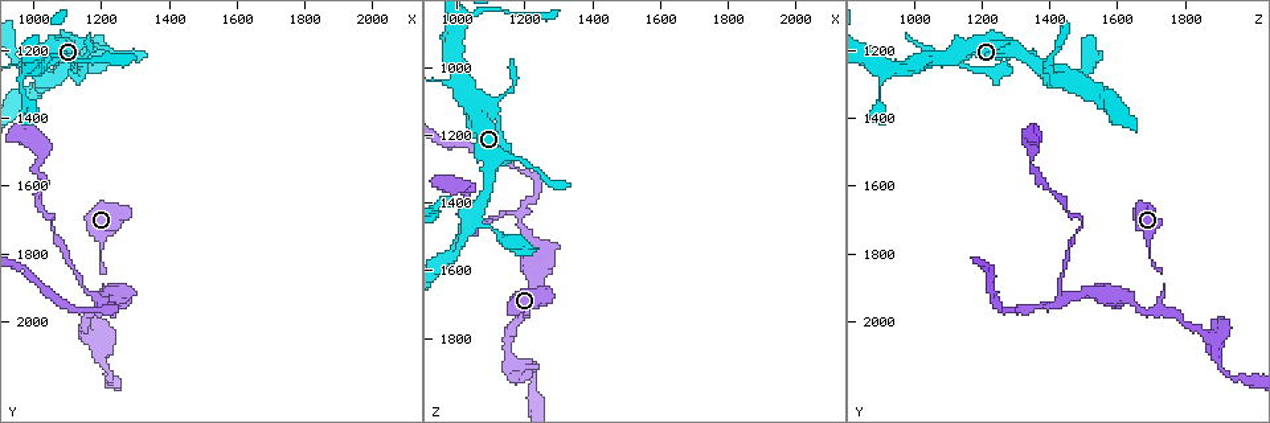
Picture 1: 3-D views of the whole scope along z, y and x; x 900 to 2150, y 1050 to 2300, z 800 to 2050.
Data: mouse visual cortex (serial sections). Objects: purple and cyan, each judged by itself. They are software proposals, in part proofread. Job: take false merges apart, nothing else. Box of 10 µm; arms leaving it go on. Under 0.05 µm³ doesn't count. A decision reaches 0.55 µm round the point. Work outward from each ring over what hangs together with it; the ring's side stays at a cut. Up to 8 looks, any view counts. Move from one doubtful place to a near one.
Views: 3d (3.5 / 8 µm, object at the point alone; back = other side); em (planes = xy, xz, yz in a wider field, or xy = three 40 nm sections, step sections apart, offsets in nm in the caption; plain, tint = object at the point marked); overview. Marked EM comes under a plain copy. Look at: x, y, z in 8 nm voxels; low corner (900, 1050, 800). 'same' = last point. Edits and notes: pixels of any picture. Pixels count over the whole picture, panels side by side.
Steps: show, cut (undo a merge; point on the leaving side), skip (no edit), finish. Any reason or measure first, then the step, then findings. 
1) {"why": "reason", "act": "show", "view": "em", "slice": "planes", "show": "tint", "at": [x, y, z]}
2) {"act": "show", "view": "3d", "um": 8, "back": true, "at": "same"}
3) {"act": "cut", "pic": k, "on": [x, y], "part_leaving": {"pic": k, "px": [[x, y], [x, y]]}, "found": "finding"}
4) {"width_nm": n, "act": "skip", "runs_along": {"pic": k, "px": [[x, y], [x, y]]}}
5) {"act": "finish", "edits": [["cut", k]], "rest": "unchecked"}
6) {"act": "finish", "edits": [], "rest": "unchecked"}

{"why": "four or more arms meet", "act": "show", "view": "3d", "um": 3.5, "at": [1040, 1280, 1450]}

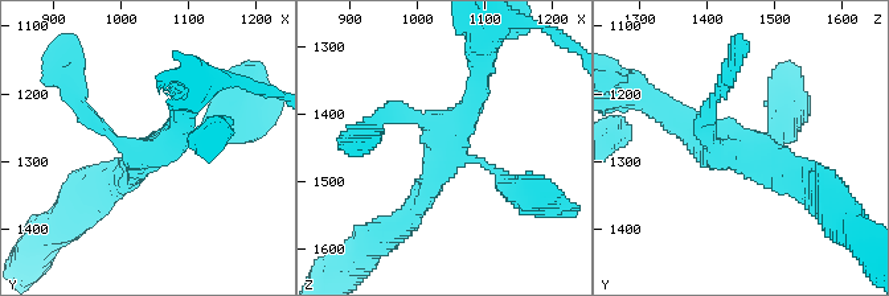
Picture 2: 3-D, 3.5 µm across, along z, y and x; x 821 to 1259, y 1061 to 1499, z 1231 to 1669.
{"why": "shape alone is not enough", "act": "show", "view": "em", "slice": "xy", "step": 1, "show": "tint", "at": [1040, 1290, 1450]}

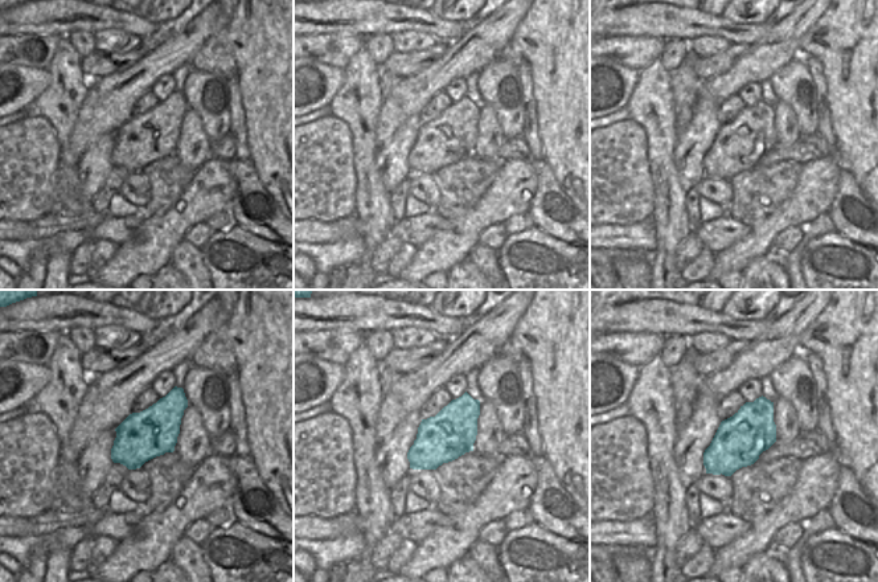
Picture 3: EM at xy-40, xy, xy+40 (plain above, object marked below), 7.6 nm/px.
{"arm_widths_nm": [150, 150, 300, 300], "act": "skip", "runs_along": {"pic": 2, "px": [[478, 82], [408, 217]]}, "found": "one cell here"}

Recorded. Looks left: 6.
{"why": "calibre changes", "act": "show", "view": "3d", "um": 3.5, "back": true, "at": [1200, 1950, 1730]}

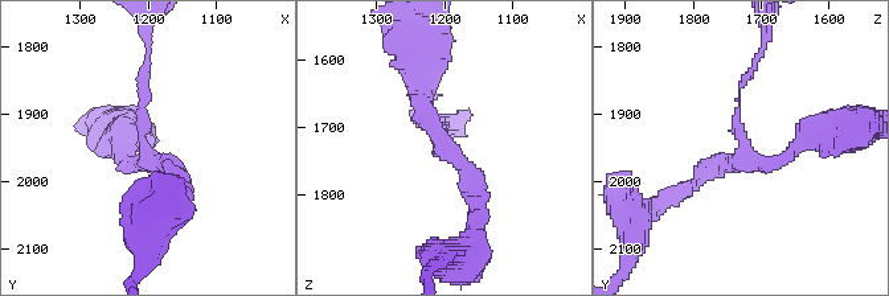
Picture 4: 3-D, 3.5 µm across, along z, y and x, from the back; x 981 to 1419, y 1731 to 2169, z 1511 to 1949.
{"arms": 3, "arm_widths_nm": [100, 150, 200], "act": "show", "view": "em", "slice": "planes", "show": "tint", "at": [1200, 1960, 1725]}

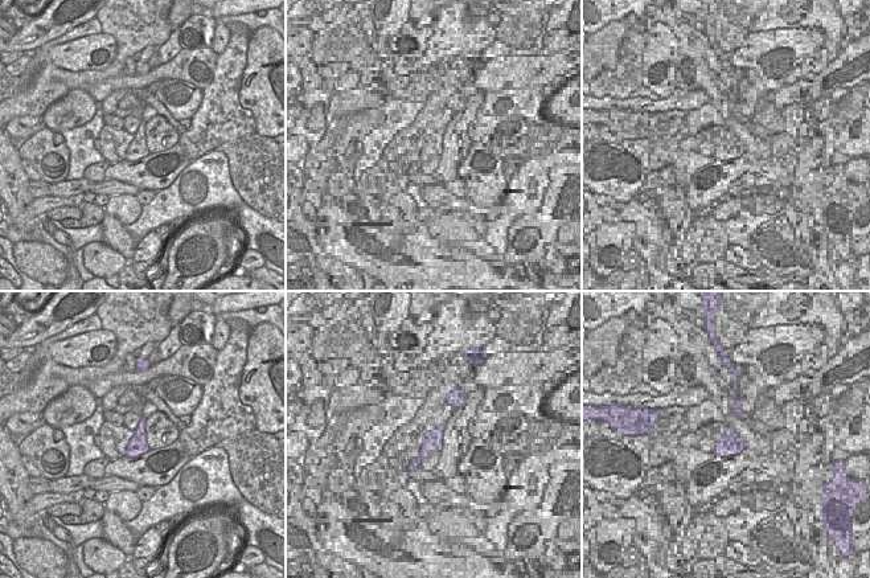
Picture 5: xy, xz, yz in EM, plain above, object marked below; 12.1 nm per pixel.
{"act": "skip", "runs_along": {"pic": 4, "px": [[146, 69], [146, 161], [122, 138]]}, "found": "all the same cell"}

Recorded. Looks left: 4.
{"why": "abrupt turn", "act": "show", "view": "3d", "um": 8, "at": [1180, 1930, 1440]}

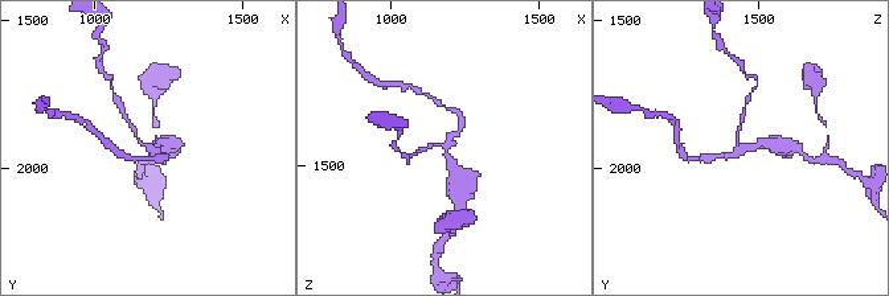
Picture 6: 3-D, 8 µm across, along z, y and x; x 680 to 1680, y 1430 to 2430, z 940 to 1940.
{"act": "show", "view": "3d", "um": 3.5, "back": true, "at": "same"}

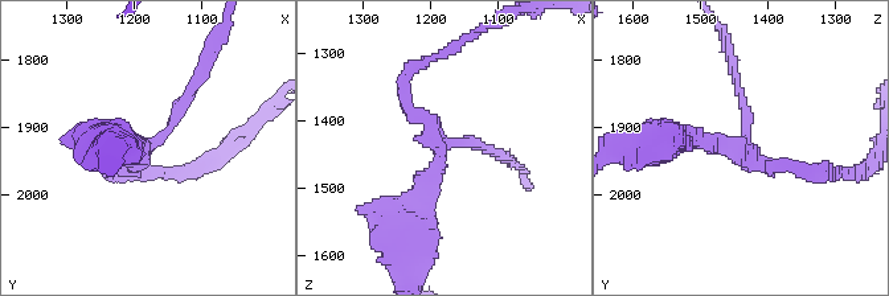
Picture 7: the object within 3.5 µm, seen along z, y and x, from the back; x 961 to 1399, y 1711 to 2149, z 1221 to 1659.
{"arms": 3, "arm_widths_nm": [150, 200, 300], "why": "now the EM", "act": "show", "view": "em", "slice": "xy", "step": 2, "show": "tint", "at": [1185, 1930, 1440]}

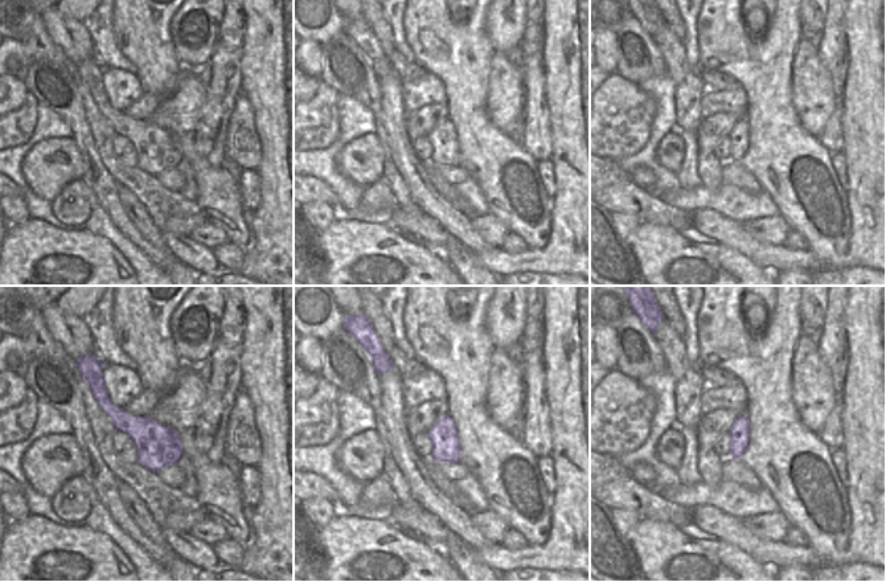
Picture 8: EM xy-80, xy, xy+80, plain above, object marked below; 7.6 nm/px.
{"act": "skip", "runs_along": {"pic": 8, "px": [[101, 384], [103, 401], [173, 460]]}, "found": "continuous, no second cell"}

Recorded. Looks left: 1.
{"act": "finish", "edits": [], "rest": "unchecked"}

